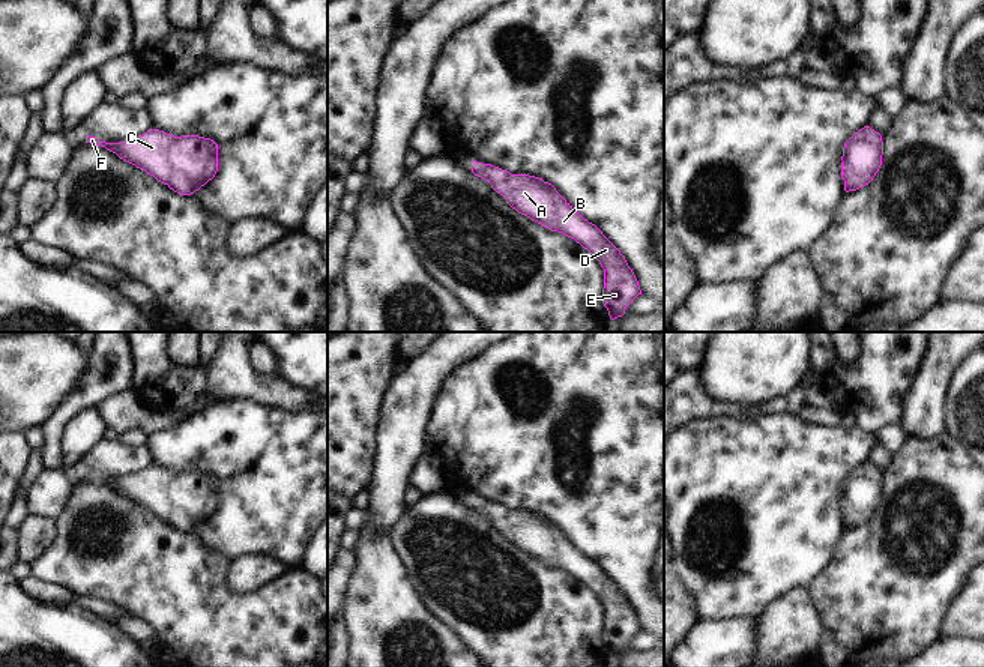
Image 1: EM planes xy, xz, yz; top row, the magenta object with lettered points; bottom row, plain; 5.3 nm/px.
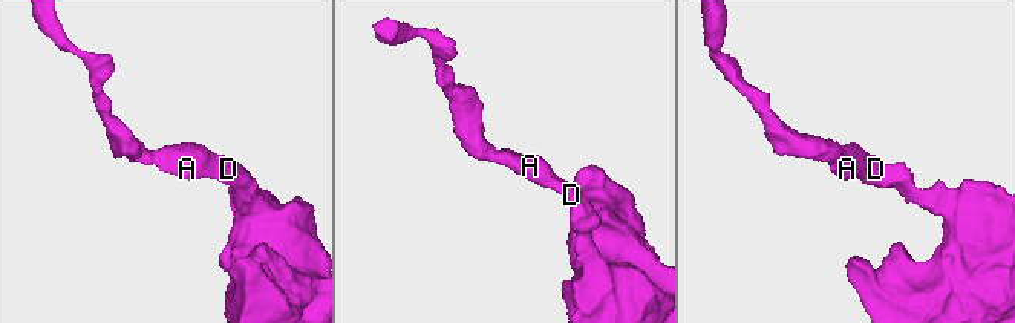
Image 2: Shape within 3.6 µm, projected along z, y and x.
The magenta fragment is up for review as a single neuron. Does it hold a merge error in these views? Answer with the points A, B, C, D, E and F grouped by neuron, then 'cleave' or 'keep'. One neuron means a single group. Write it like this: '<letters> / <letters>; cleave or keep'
A B C D E F; keep

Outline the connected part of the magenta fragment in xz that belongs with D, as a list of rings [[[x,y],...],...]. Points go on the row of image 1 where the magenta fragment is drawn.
[[[470,161],[472,173],[491,185],[518,213],[562,233],[587,249],[604,269],[602,303],[611,320],[641,294],[638,281],[620,251],[584,219],[557,191],[539,177],[511,174],[491,164]]]

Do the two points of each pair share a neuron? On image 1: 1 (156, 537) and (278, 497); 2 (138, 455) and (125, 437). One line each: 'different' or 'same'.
1: different
2: different

